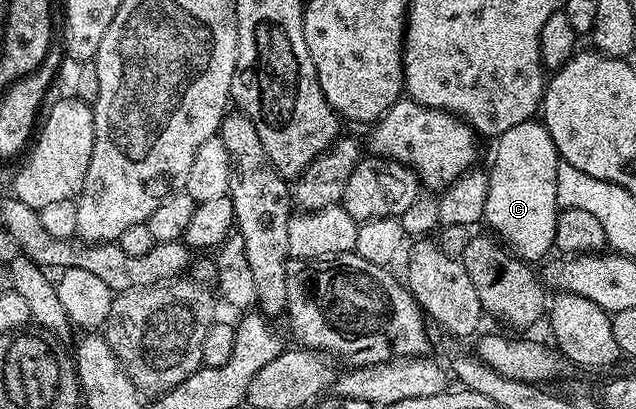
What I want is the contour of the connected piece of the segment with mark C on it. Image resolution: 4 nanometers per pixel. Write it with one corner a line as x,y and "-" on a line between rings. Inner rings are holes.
530,120
500,134
493,146
483,221
516,257
535,262
552,252
556,242
560,211
557,200
560,157
556,145
541,121

